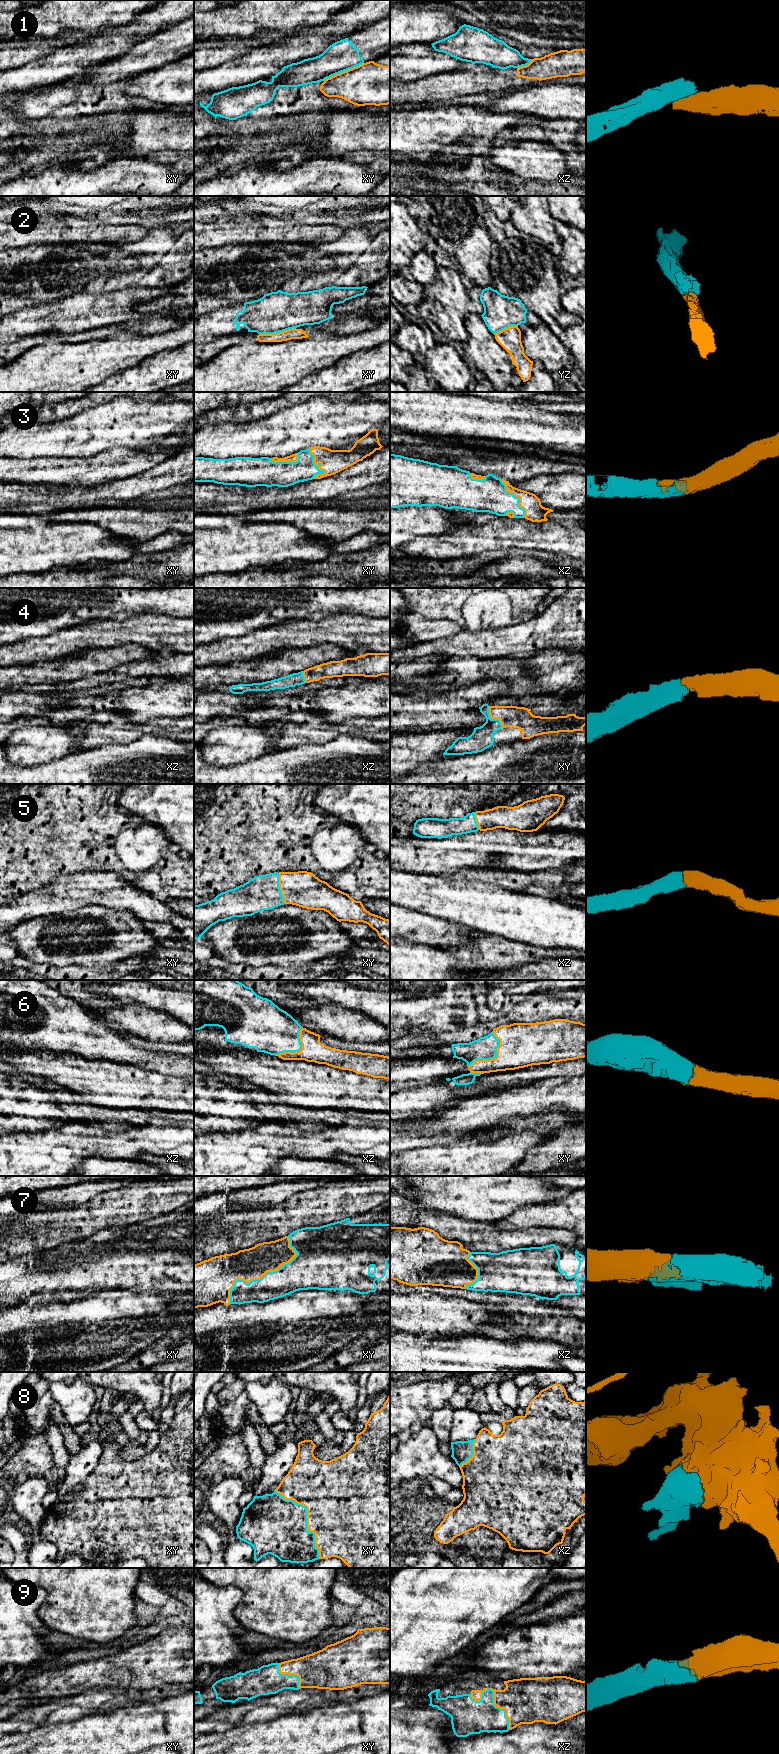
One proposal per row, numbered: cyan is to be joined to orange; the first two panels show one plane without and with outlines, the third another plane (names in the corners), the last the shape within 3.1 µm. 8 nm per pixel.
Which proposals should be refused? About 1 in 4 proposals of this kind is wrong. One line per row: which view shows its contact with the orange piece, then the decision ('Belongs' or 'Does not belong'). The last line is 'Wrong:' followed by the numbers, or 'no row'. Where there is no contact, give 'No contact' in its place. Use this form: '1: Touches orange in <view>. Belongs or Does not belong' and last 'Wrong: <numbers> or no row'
1: Touches orange in xy. Does not belong
2: Touches orange in xy. Does not belong
3: Touches orange in xy. Belongs
4: Touches orange in xy. Belongs
5: Touches orange in xy. Belongs
6: Touches orange in xy. Belongs
7: Touches orange in xy. Belongs
8: Touches orange in xy. Belongs
9: Touches orange in xz. Belongs
Wrong: 1, 2

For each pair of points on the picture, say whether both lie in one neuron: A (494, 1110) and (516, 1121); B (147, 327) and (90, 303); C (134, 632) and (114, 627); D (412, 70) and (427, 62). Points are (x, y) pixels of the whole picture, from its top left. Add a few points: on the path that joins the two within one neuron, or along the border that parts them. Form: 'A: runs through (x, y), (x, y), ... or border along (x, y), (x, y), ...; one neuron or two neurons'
A: border along (532, 1113), (502, 1118), (488, 1129); two neurons
B: border along (135, 317), (123, 324); two neurons
C: runs through (129, 630), (119, 630); one neuron
D: runs through (416, 66), (423, 62); one neuron

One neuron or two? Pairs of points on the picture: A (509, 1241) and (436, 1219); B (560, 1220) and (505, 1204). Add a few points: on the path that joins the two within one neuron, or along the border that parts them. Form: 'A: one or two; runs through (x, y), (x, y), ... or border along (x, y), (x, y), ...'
A: one; runs through (491, 1233), (483, 1226), (454, 1225)
B: two; border along (542, 1203), (516, 1208), (498, 1219)

